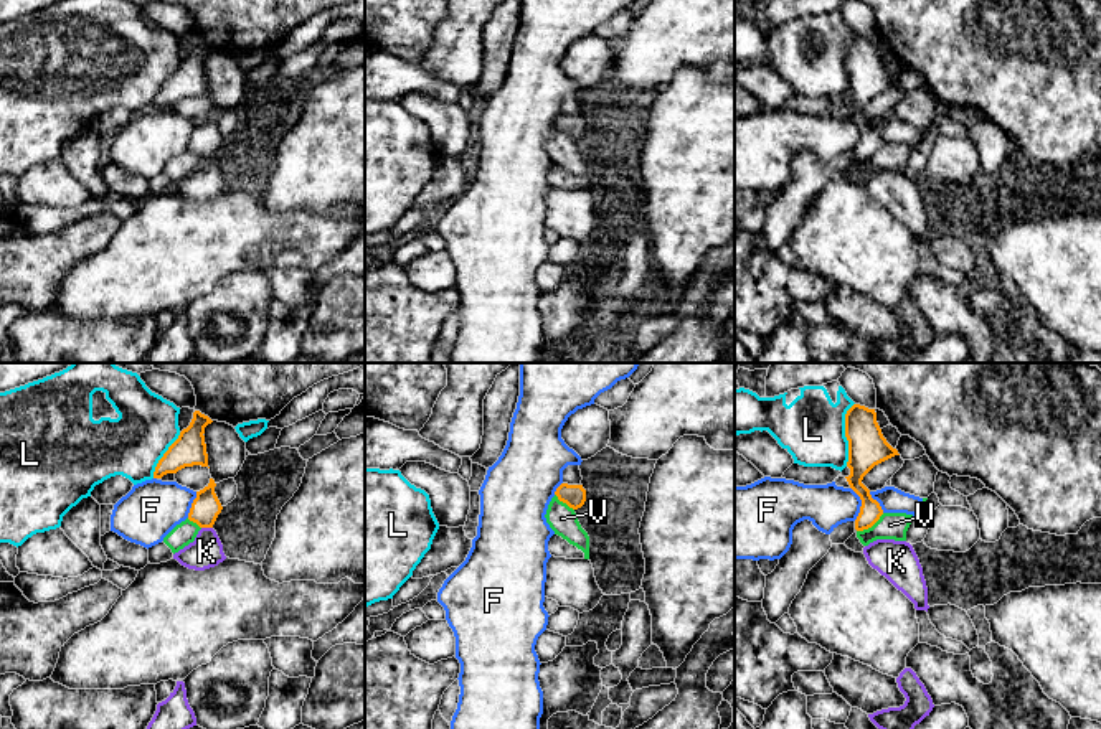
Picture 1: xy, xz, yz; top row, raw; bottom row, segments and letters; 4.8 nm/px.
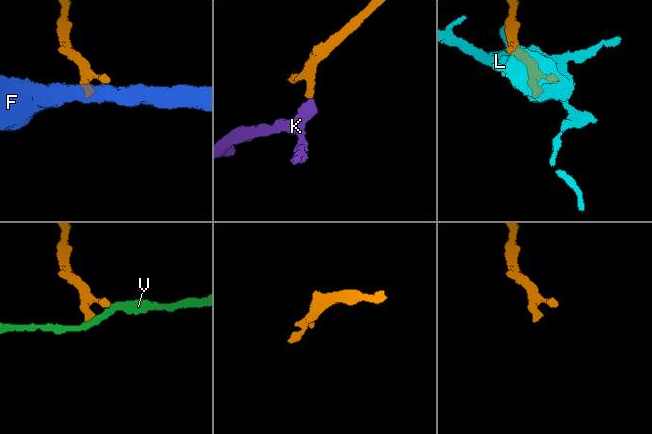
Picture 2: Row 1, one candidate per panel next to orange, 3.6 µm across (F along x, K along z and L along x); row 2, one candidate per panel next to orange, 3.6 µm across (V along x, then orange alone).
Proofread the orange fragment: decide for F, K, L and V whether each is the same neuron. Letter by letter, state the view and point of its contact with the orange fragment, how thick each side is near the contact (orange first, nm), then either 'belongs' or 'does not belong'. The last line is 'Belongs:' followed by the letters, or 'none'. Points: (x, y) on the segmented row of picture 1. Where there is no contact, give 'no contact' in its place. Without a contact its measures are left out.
F: contact yz (862, 503); calibres 160 and 200 nm; does not belong
K: contact xy (207, 526); calibres 140 and 160 nm; belongs
L: contact yz (845, 434); calibres 190 and 320 nm; does not belong
V: contact yz (870, 526); calibres 110 and 130 nm; does not belong
Belongs: K

